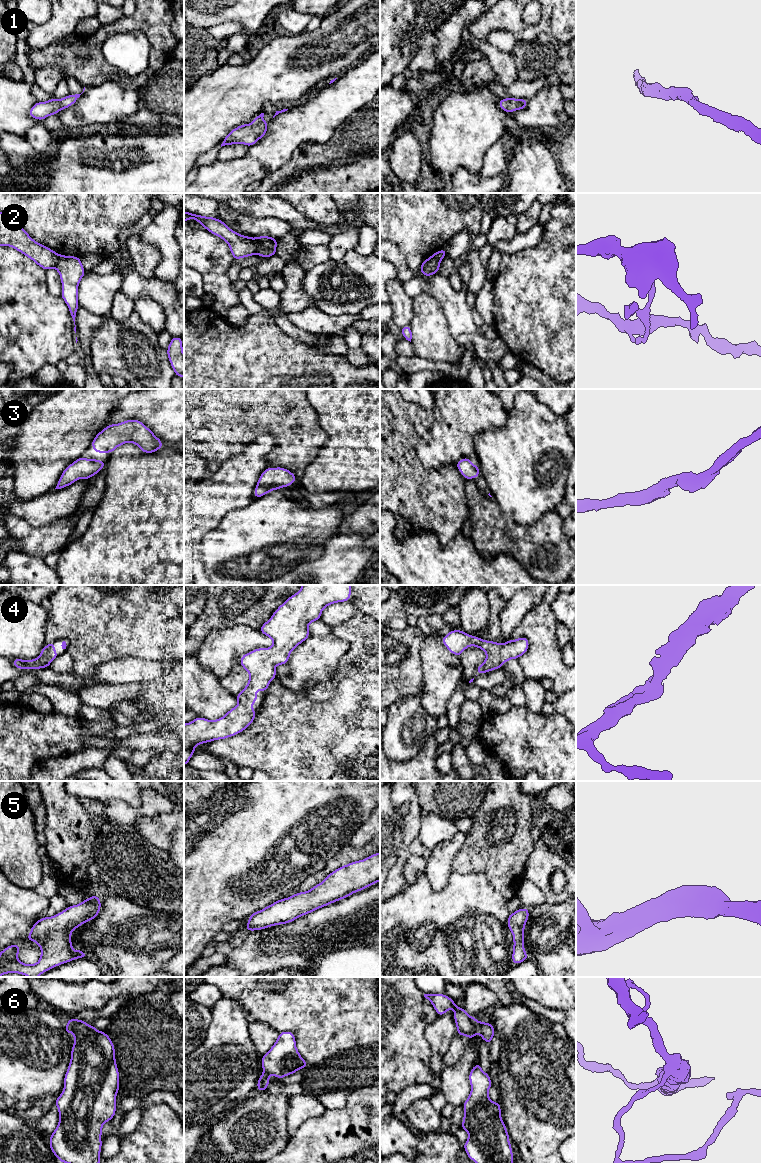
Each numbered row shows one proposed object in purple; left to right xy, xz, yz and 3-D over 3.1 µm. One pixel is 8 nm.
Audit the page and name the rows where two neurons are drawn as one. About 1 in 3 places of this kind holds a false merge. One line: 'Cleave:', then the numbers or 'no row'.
Cleave: 2, 6

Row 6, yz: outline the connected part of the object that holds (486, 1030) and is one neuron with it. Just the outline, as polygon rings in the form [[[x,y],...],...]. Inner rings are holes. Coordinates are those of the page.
[[[478,1022],[477,1032],[485,1042],[490,1044],[494,1037],[495,1029],[490,1023]]]

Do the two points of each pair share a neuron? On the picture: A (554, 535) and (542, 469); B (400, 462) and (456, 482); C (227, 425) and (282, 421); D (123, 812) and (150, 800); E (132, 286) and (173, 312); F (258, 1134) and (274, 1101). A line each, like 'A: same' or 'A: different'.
A: different
B: same
C: same
D: same
E: same
F: same

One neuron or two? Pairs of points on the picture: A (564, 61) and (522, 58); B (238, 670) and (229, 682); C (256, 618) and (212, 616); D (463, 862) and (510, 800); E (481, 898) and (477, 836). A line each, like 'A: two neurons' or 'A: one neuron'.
A: one neuron
B: one neuron
C: one neuron
D: one neuron
E: two neurons

